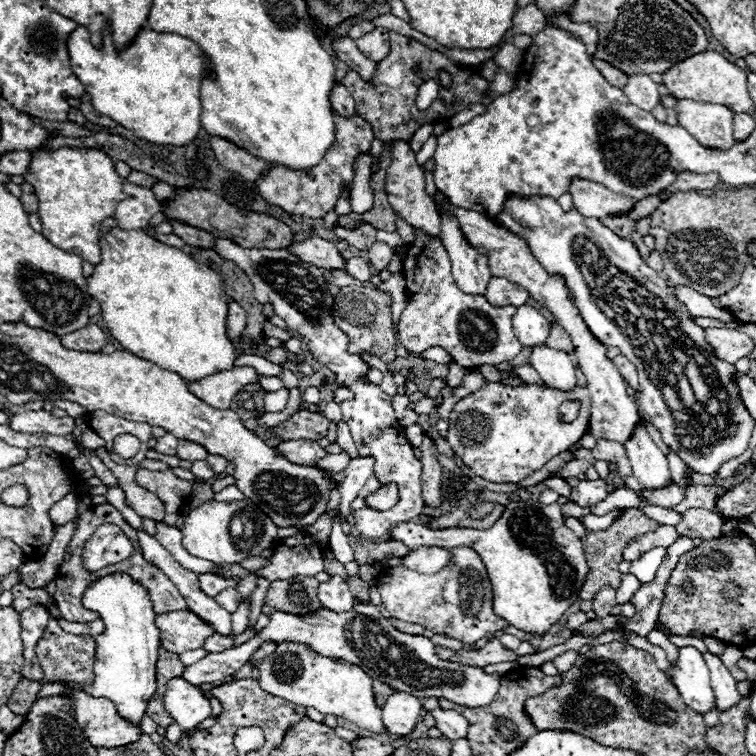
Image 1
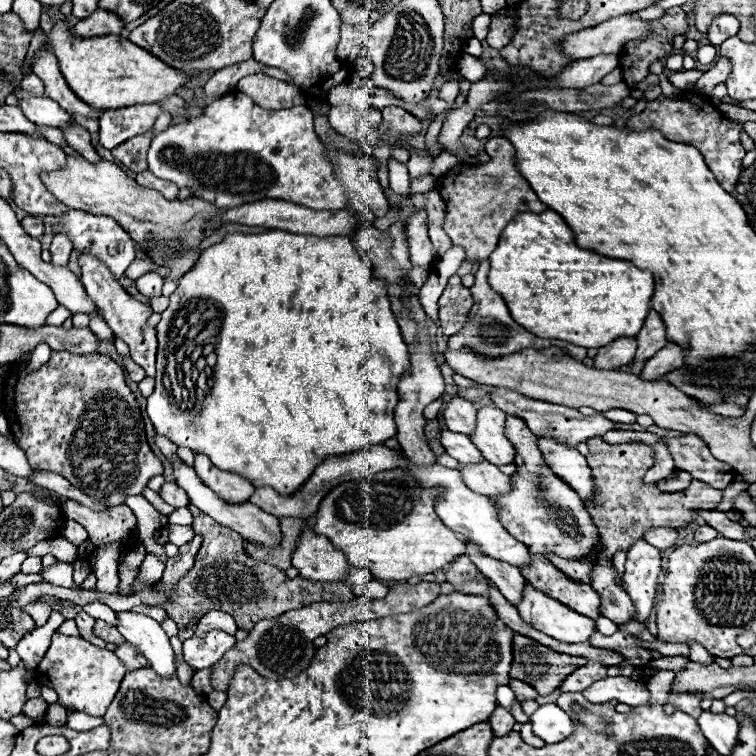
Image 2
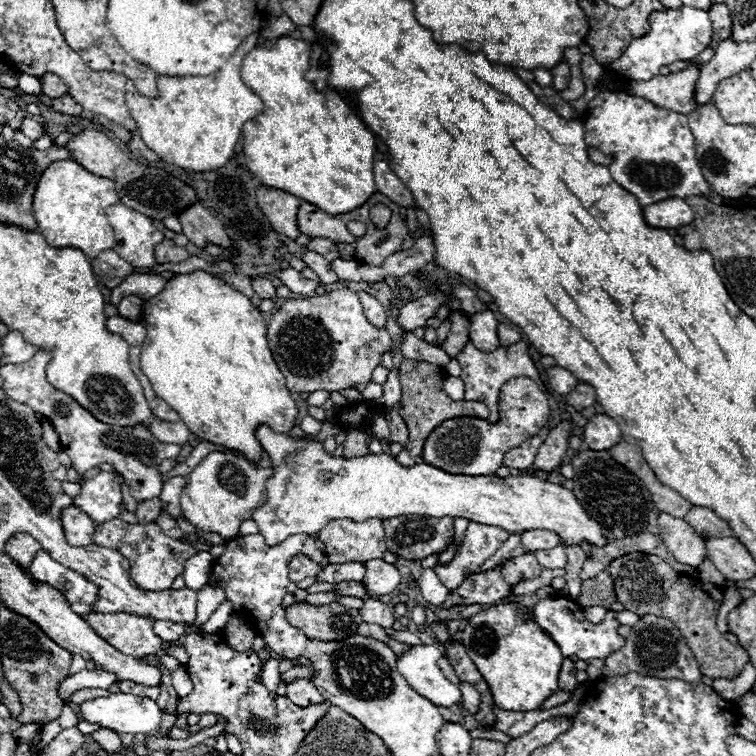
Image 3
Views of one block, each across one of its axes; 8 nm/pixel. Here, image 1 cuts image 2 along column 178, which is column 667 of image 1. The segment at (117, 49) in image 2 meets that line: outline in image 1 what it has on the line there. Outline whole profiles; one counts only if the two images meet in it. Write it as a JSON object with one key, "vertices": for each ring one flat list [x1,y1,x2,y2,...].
{"vertices":[[706,50,700,54,694,54,686,58,680,64,674,64,664,74,664,86,670,90,670,94,678,100,690,98,698,102,712,102,712,104,724,104,732,108,732,112,752,112,754,104,746,90,746,70,728,62,722,54,714,50]]}

